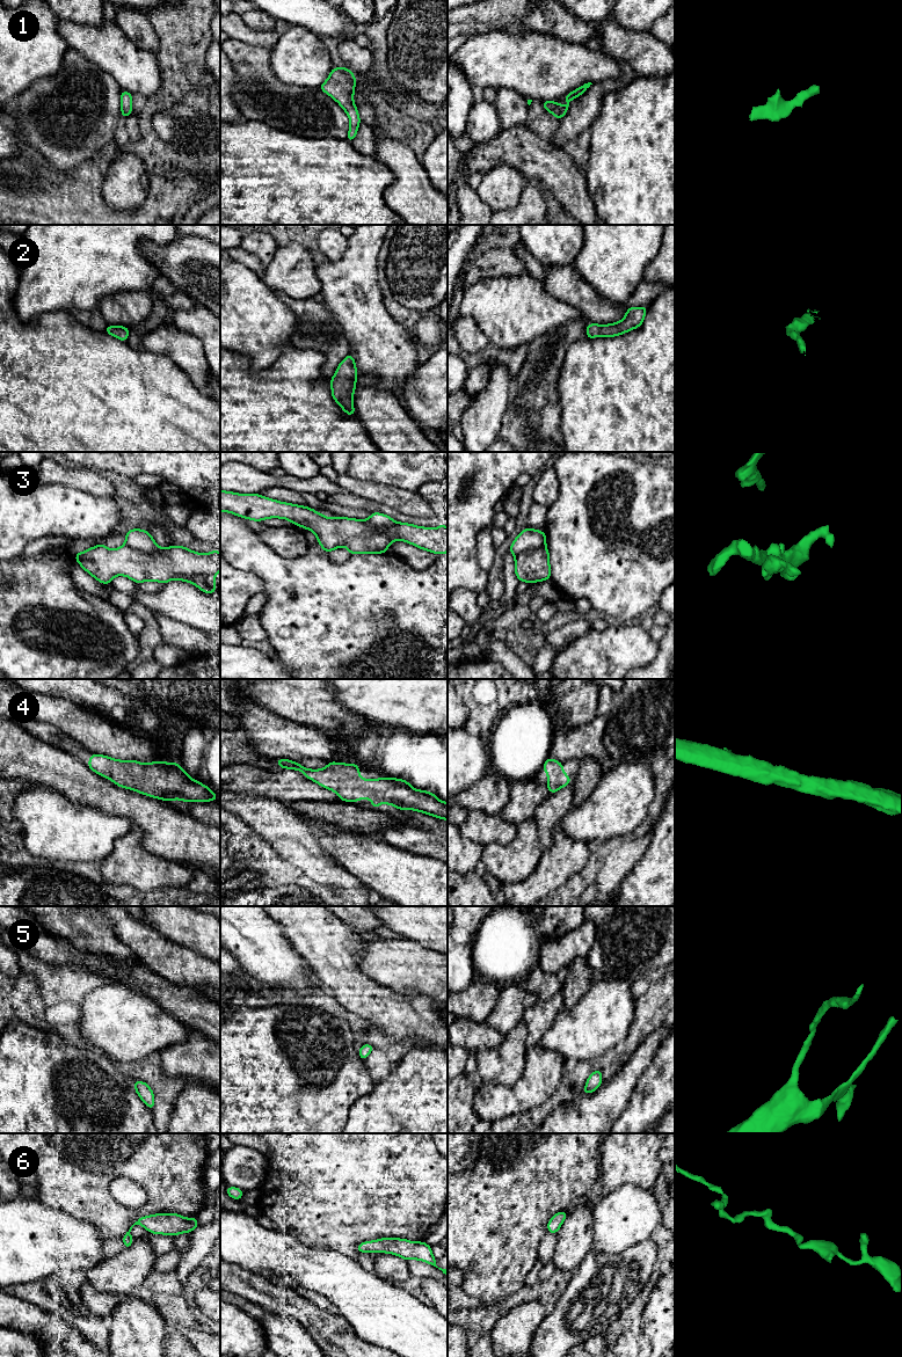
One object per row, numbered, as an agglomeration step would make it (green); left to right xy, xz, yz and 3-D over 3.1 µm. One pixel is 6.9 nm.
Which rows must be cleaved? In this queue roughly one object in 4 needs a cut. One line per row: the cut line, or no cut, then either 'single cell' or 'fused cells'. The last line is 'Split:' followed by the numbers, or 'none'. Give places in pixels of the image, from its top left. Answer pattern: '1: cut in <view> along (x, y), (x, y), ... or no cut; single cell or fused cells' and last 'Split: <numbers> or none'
1: no cut; single cell
2: no cut; single cell
3: cut in xy along (213, 573), (195, 576), (175, 575), (172, 578); fused cells
4: no cut; single cell
5: no cut; single cell
6: no cut; single cell
Split: 3

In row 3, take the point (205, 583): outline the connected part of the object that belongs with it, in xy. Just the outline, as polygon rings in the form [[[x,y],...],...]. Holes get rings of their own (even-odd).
[[[214,574],[205,575],[205,576],[184,576],[184,575],[176,575],[173,579],[180,579],[183,582],[190,582],[196,585],[199,590],[204,593],[216,593],[214,582],[216,576]]]

